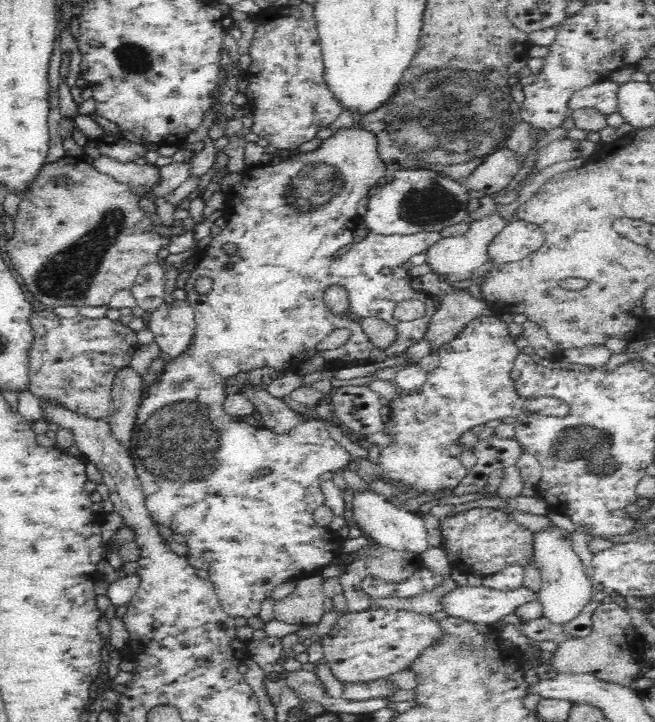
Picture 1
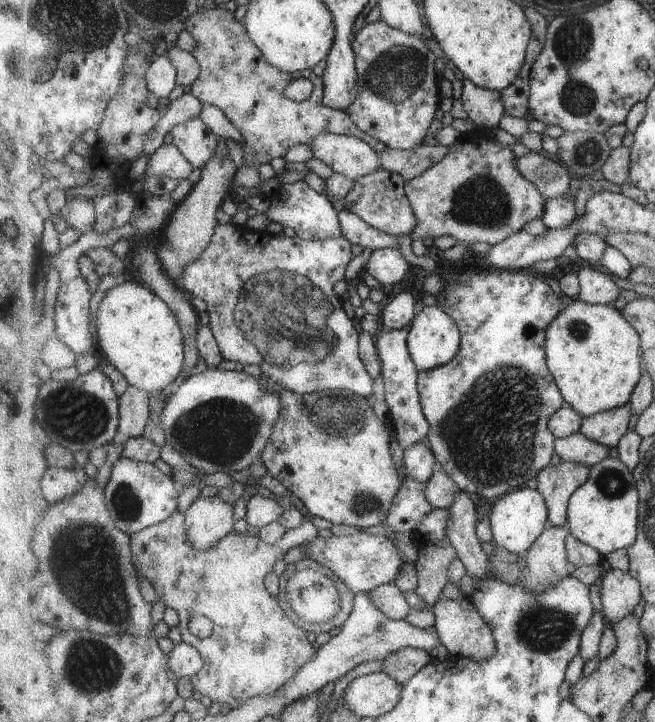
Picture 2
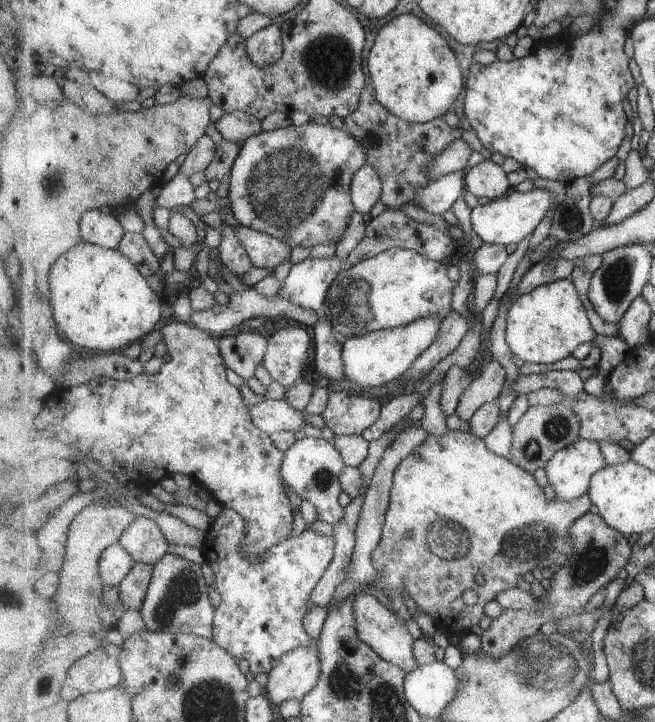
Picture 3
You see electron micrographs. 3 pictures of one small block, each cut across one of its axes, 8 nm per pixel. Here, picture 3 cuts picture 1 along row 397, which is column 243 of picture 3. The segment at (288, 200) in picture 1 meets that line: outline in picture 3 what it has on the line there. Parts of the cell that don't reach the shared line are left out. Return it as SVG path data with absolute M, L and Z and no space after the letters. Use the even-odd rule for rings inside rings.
M315 123L305 126L263 131L248 138L242 145L230 176L228 196L236 220L247 228L270 234L273 238L289 238L291 244L311 248L319 244L336 244L346 226L350 225L351 214L355 214L351 198L351 184L355 173L367 166L367 148L363 142L344 128Z

